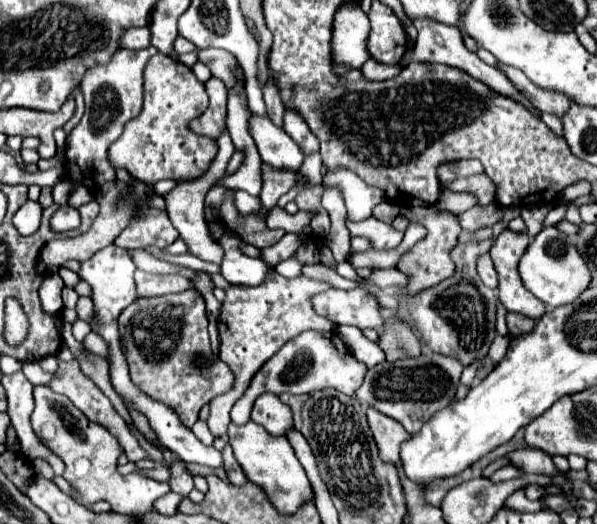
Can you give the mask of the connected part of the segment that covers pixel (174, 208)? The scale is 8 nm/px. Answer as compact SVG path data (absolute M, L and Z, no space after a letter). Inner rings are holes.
M227 129L219 135L217 143L219 143L219 153L217 153L213 165L209 167L209 171L207 171L205 175L201 175L199 179L193 179L193 181L179 183L179 185L175 185L169 193L163 195L163 199L165 199L165 211L167 211L167 215L169 215L171 223L173 223L173 227L179 231L179 237L187 243L189 251L191 251L193 255L197 255L199 259L203 259L203 261L213 261L213 263L219 263L219 261L223 259L223 249L221 249L221 245L213 239L213 235L211 235L211 231L209 231L209 225L207 225L205 215L203 215L203 199L205 199L205 193L207 193L221 177L225 177L227 161L231 159L231 153L235 151L233 141L231 141L231 135L229 135Z

